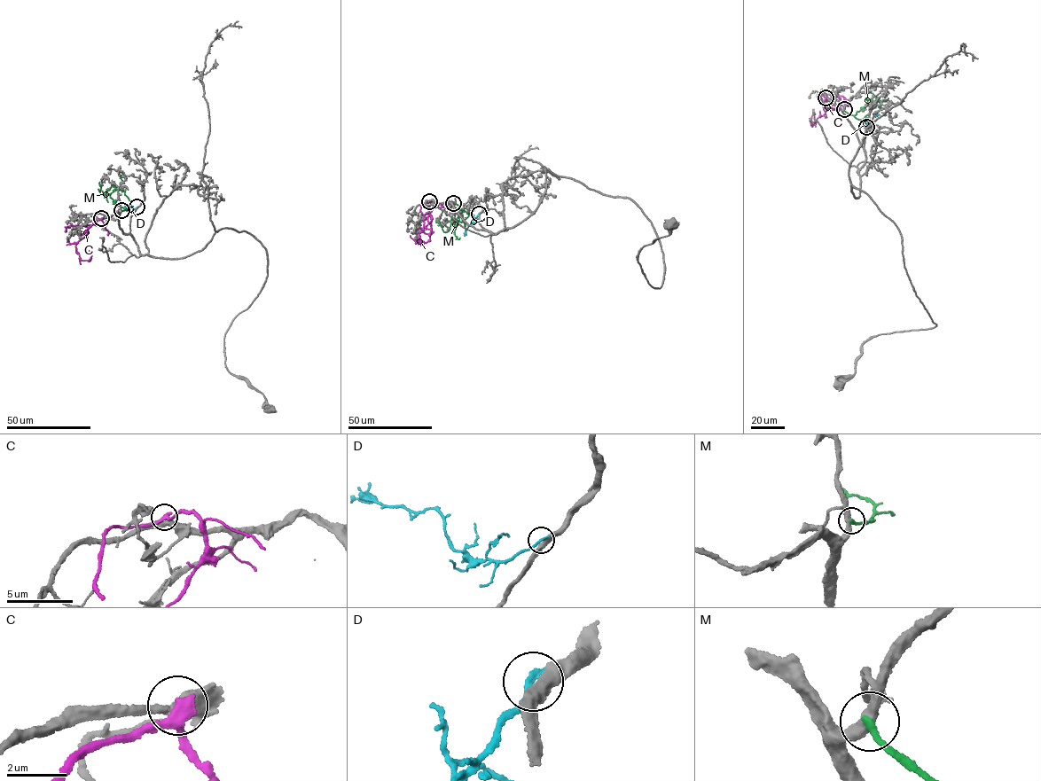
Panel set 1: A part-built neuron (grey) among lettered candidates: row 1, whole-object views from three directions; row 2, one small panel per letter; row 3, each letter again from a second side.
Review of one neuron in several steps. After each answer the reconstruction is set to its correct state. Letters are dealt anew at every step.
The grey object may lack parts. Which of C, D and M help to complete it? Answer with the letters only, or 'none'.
none

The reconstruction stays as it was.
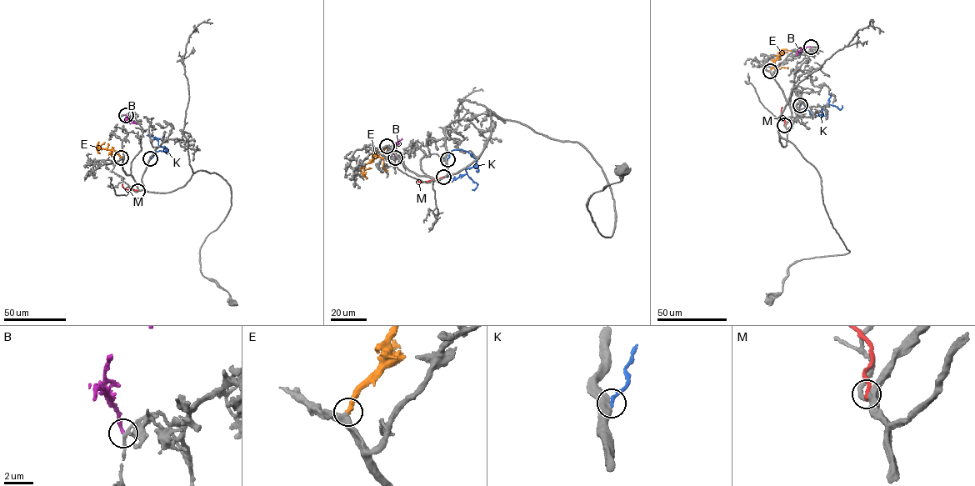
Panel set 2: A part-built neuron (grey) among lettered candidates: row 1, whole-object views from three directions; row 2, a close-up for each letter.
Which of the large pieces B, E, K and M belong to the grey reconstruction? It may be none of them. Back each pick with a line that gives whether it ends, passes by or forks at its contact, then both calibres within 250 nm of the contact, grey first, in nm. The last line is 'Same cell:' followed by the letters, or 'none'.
E: it ends | 400/400 nm
Same cell: E

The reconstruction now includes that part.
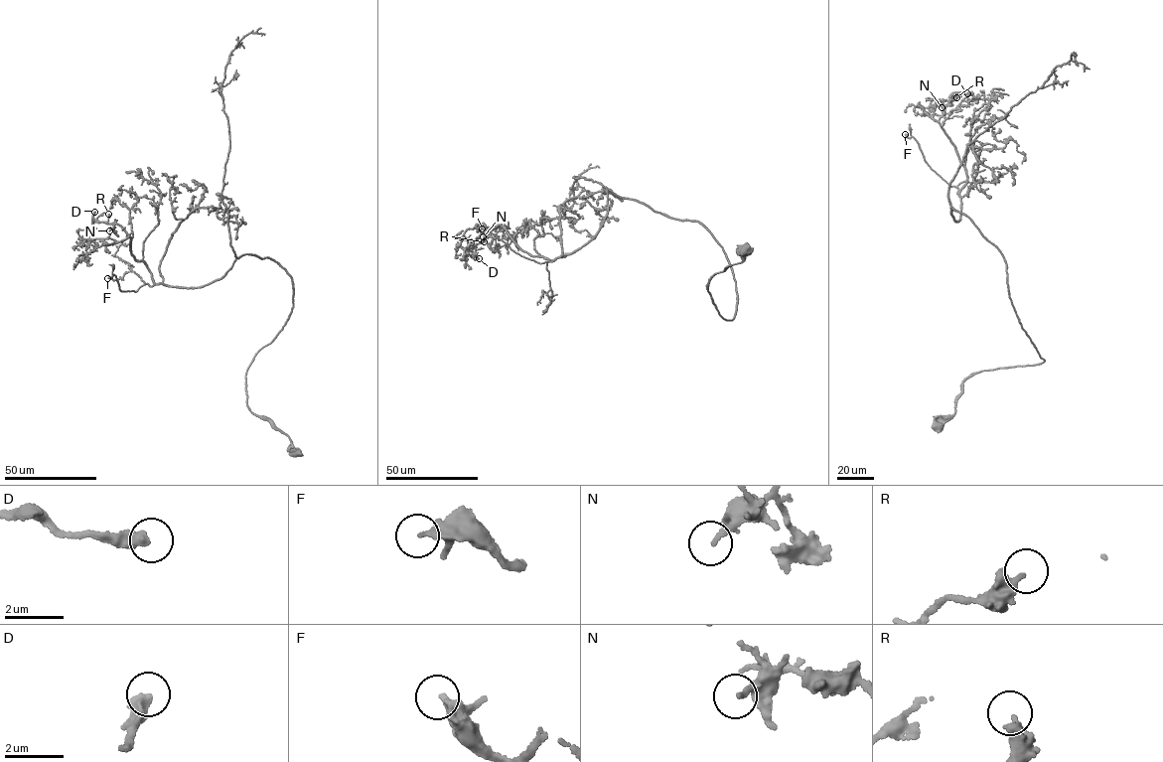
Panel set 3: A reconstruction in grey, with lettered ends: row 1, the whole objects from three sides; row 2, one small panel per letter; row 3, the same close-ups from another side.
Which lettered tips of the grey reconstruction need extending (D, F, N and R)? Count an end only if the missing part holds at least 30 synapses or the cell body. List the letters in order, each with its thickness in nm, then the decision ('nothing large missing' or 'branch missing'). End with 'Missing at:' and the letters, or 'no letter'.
D: 400 nm thick; nothing large missing
F: 240 nm thick; branch missing
N: 190 nm thick; nothing large missing
R: 320 nm thick; nothing large missing
Missing at: F

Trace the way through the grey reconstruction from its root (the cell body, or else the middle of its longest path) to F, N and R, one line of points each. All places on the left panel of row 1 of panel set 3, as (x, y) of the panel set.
F: (298, 454), (244, 389), (291, 311), (286, 270), (246, 254), (198, 287), (123, 291), (107, 278)
N: (298, 454), (244, 389), (291, 311), (286, 270), (246, 254), (200, 287), (156, 284), (124, 228), (109, 230)
R: (298, 454), (244, 389), (291, 311), (286, 270), (246, 254), (200, 287), (156, 284), (108, 214)

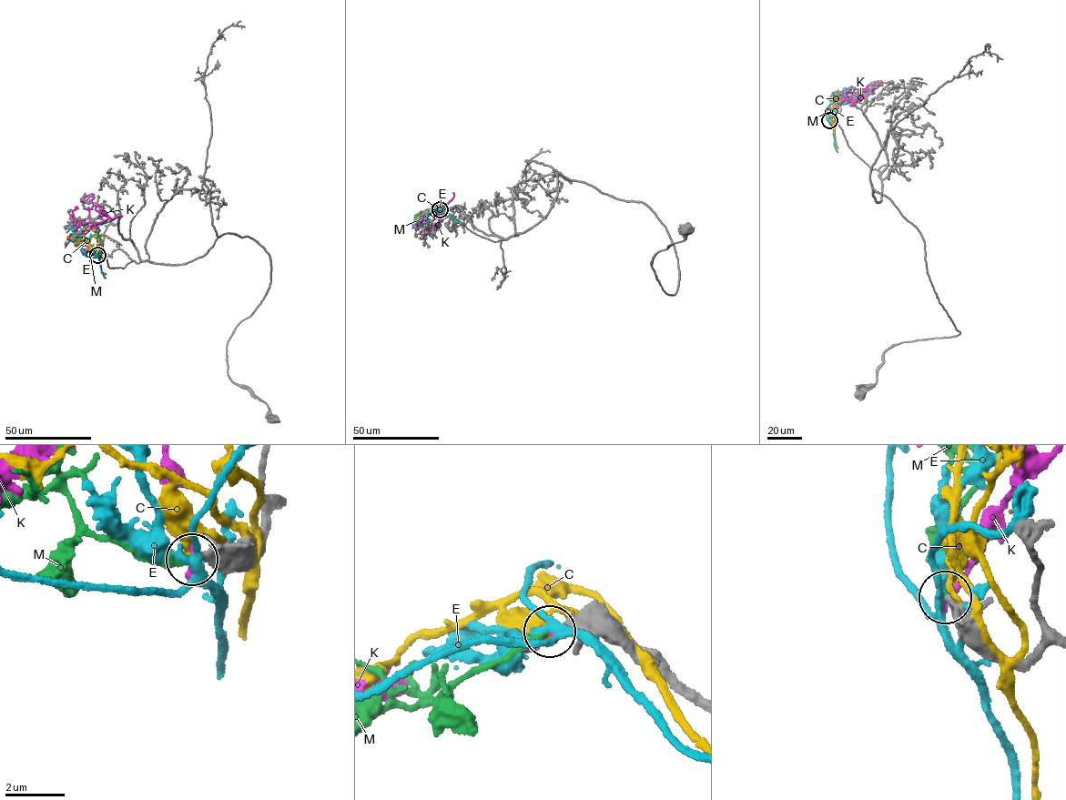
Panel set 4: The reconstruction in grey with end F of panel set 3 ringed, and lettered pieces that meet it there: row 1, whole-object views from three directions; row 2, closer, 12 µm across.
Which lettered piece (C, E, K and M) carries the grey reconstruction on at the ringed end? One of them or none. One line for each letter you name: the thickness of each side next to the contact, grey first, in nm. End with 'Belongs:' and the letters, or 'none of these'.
M: 300 nm thick on the grey side, 240 nm on the other
Belongs: M

